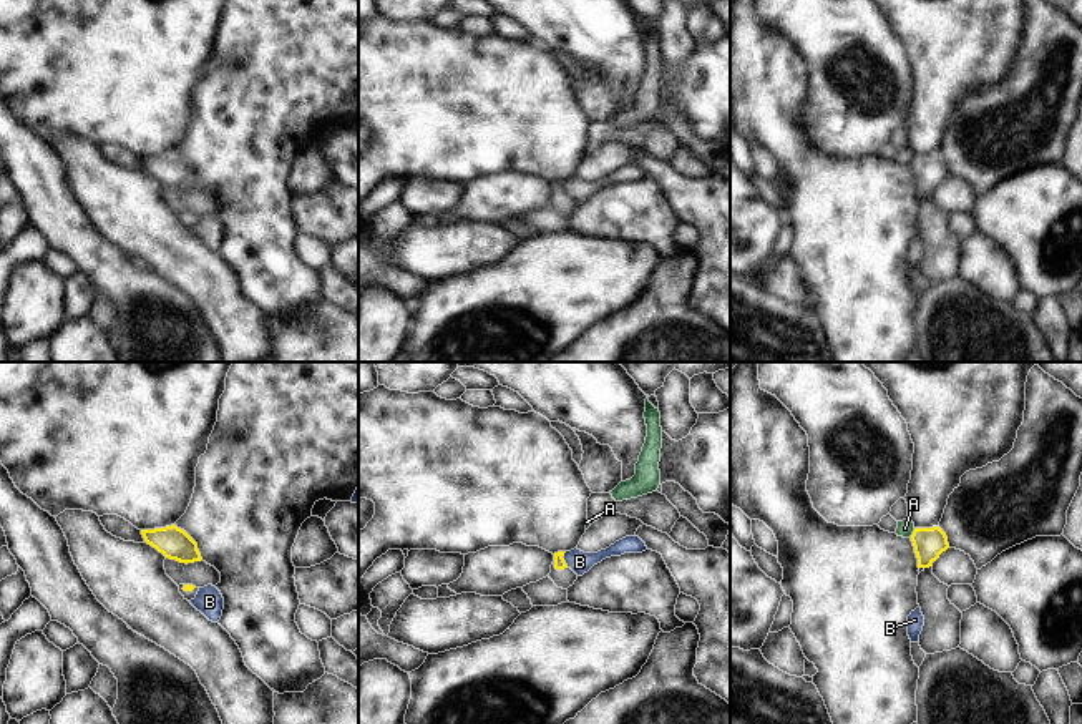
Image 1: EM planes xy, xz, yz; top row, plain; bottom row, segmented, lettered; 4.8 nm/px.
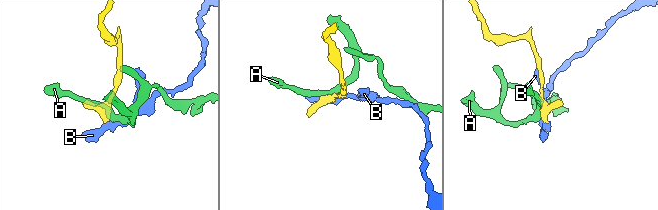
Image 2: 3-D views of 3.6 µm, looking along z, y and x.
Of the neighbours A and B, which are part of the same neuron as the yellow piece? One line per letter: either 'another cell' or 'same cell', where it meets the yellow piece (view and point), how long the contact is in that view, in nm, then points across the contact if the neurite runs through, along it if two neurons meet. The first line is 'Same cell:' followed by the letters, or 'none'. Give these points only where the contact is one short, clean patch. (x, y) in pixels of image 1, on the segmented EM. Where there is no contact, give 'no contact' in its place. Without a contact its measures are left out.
Same cell: none
A: another cell; meets yellow in yz at (913, 533); contact 50 nm long; border along yz (915, 528), (910, 537)
B: another cell; meets yellow in xz at (563, 560); contact 80 nm long; border along xz (565, 552), (563, 558), (568, 567)

